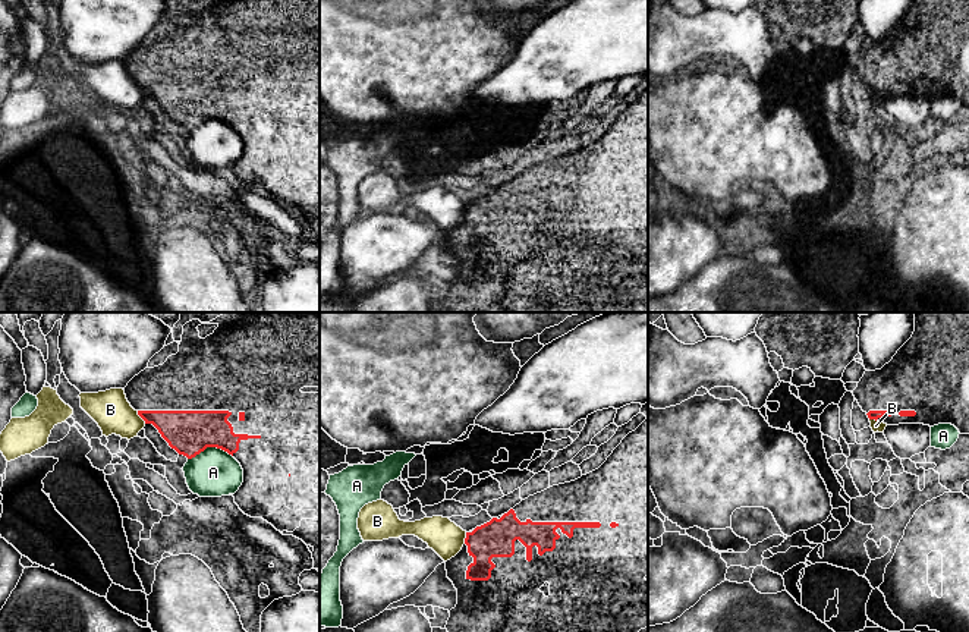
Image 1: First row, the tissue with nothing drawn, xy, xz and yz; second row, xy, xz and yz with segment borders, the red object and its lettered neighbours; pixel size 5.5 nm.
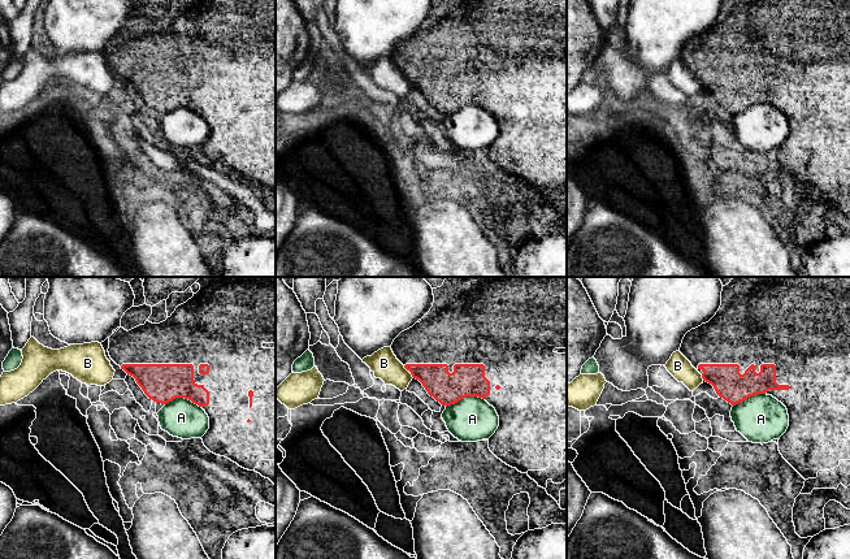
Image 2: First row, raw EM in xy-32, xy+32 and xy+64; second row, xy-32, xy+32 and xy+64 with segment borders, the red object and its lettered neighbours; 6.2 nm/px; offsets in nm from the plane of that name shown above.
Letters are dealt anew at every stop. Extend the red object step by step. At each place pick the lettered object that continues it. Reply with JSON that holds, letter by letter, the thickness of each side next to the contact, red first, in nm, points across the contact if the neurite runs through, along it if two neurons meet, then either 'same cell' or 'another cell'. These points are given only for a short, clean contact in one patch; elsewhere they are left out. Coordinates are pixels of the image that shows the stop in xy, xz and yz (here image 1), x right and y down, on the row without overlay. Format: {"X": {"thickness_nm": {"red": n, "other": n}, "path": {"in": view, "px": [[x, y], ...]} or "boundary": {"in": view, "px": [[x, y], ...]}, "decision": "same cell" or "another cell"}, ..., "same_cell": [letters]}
{"A": {"thickness_nm": {"red": 240, "other": 260}, "decision": "another cell"}, "B": {"thickness_nm": {"red": 220, "other": 220}, "boundary": {"in": "xy", "px": [[137, 82], [145, 94]]}, "decision": "another cell"}, "same_cell": []}

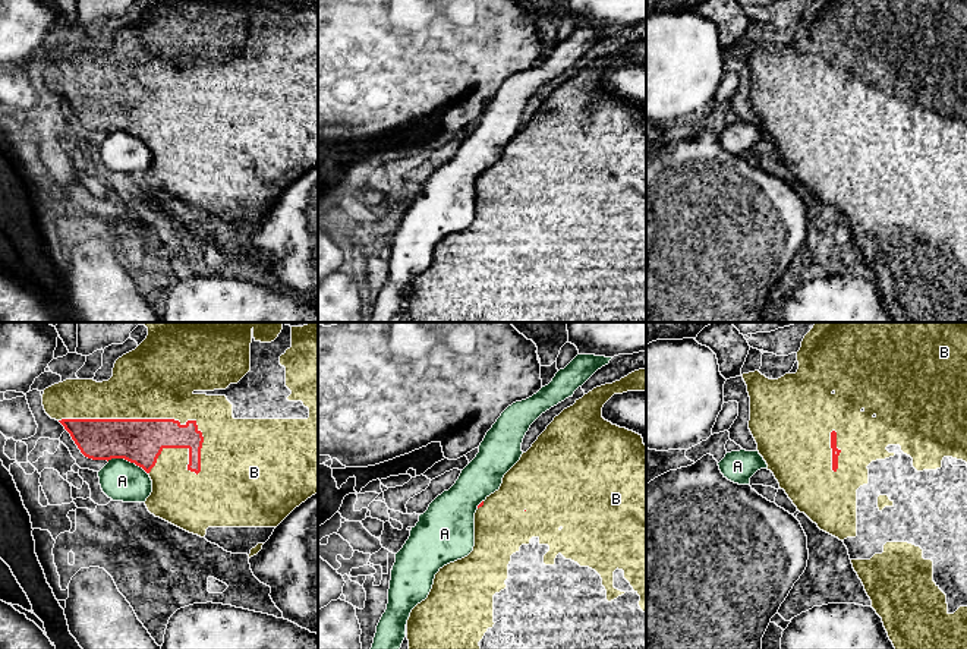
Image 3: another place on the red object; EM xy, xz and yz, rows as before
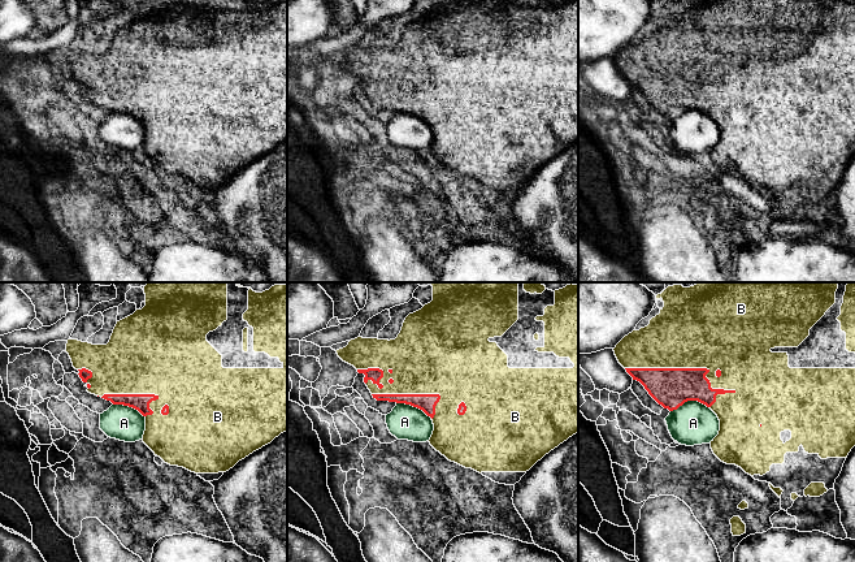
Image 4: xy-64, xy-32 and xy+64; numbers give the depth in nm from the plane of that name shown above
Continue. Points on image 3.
{"A": {"thickness_nm": {"red": 240, "other": 220}, "decision": "another cell"}, "B": {"thickness_nm": {"red": 240, "other": 420}, "decision": "same cell"}, "same_cell": ["B"]}

